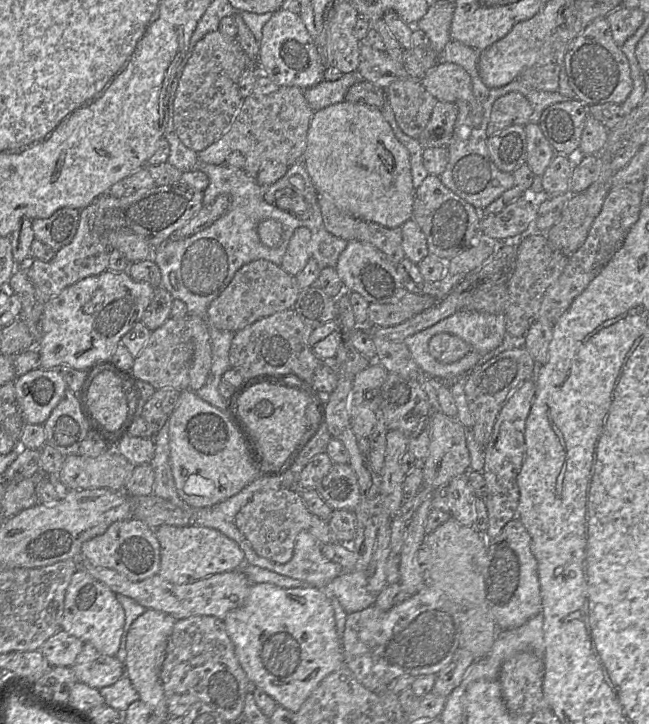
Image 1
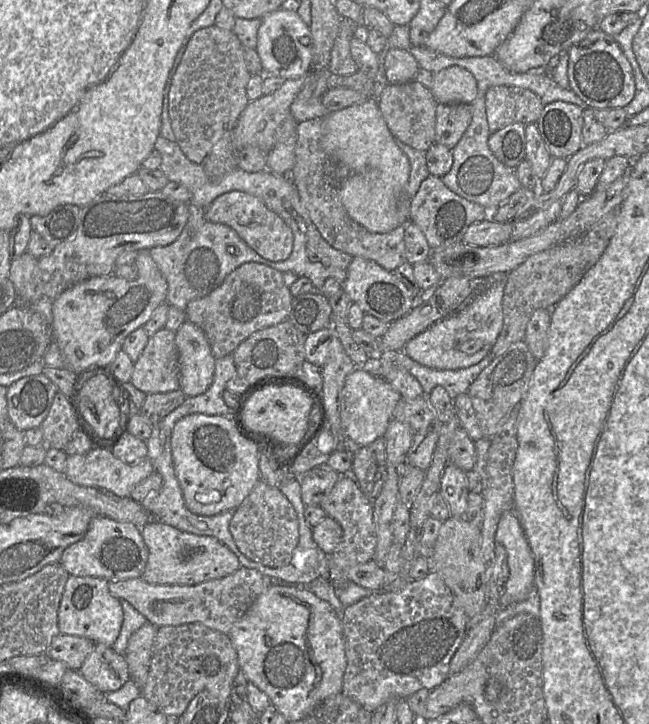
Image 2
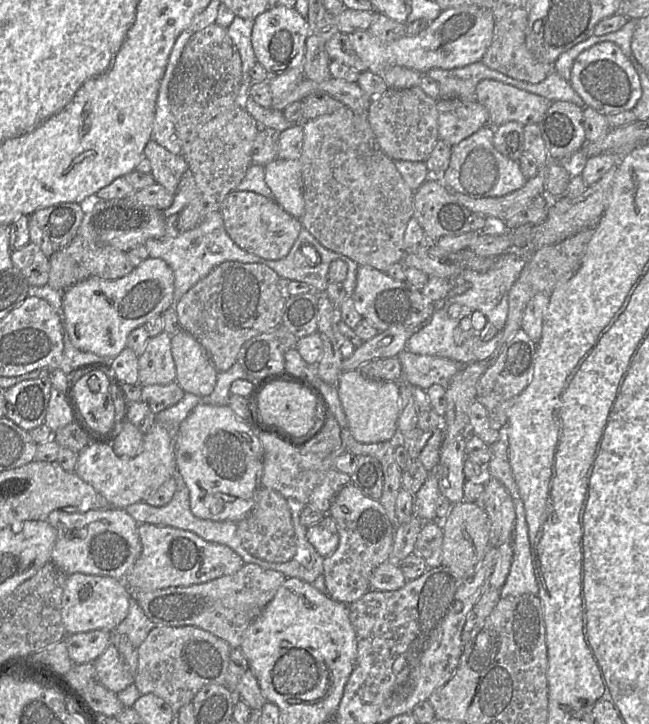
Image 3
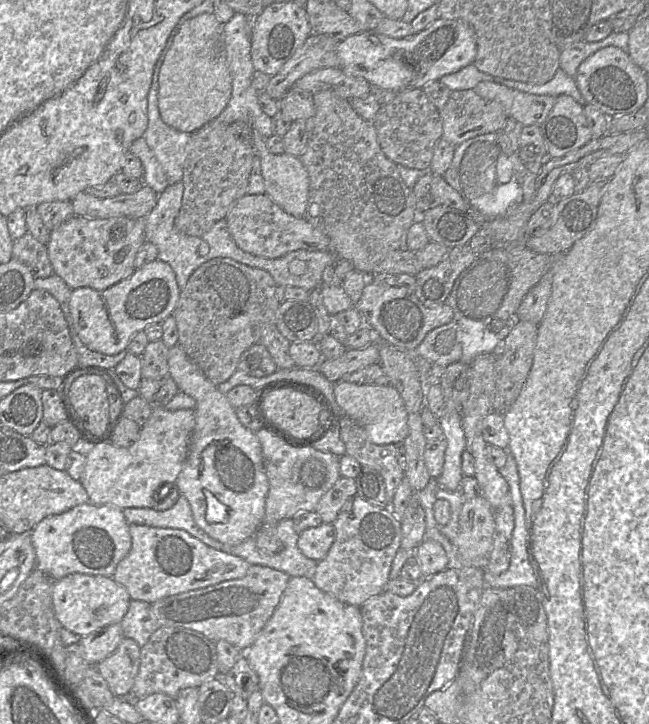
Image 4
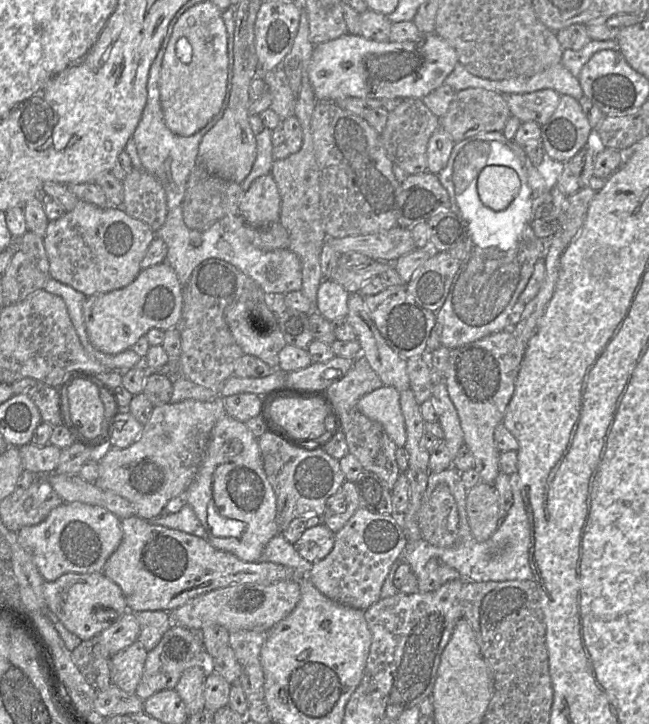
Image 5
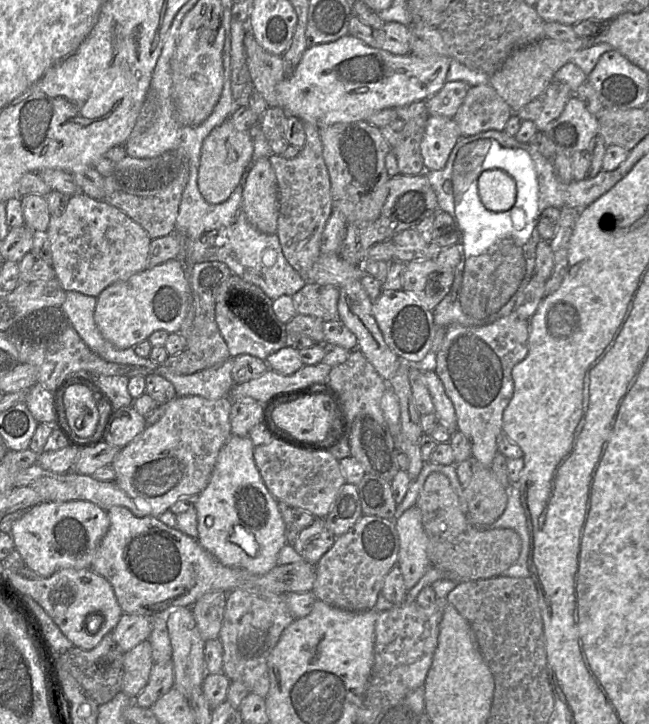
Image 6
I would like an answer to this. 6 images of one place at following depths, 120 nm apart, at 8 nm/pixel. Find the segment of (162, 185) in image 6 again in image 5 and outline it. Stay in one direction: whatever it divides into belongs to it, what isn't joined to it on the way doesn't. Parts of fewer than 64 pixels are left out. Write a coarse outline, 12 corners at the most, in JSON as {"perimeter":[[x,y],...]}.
{"perimeter":[[133,168],[123,210],[157,232],[168,213],[161,183]]}

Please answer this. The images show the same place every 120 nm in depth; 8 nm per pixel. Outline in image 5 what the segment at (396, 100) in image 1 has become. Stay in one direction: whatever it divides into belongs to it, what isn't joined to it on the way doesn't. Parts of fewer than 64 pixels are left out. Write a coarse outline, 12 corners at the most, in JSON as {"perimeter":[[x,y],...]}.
{"perimeter":[[405,98],[380,134],[393,164],[427,171],[440,127],[422,99]]}

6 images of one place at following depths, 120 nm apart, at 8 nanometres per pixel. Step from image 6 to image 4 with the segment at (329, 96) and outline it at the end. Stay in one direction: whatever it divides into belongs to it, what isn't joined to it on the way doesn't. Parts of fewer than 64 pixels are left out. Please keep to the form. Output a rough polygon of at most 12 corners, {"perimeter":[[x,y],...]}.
{"perimeter":[[437,18],[402,39],[338,42],[339,68],[394,92],[473,63],[476,36]]}

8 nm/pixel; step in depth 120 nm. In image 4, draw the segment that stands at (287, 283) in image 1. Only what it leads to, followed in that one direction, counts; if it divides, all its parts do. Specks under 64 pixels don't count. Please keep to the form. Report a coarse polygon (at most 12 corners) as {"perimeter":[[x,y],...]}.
{"perimeter":[[198,267],[172,313],[178,345],[215,386],[276,325],[265,270]]}

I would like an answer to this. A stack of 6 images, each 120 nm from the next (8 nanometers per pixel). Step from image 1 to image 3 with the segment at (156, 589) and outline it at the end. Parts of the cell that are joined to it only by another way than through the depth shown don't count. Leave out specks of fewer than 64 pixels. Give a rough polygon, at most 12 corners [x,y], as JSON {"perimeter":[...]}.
{"perimeter":[[244,563],[205,583],[130,594],[156,626],[240,649],[286,578]]}

